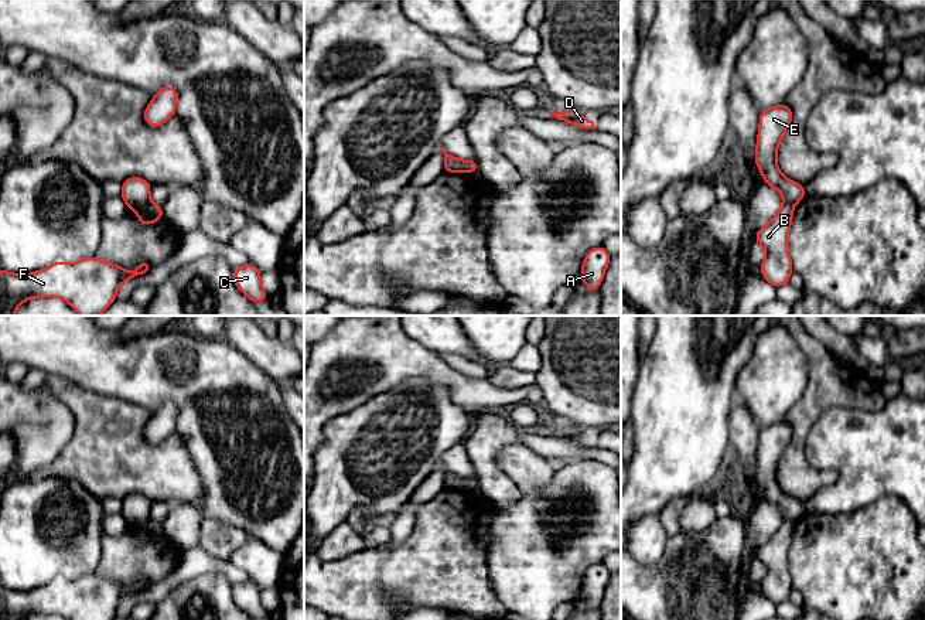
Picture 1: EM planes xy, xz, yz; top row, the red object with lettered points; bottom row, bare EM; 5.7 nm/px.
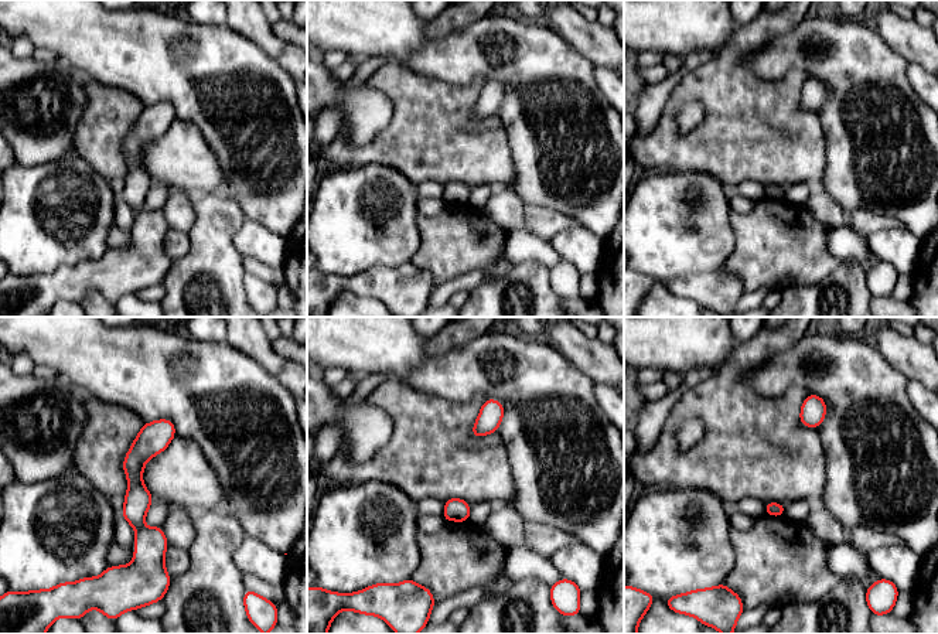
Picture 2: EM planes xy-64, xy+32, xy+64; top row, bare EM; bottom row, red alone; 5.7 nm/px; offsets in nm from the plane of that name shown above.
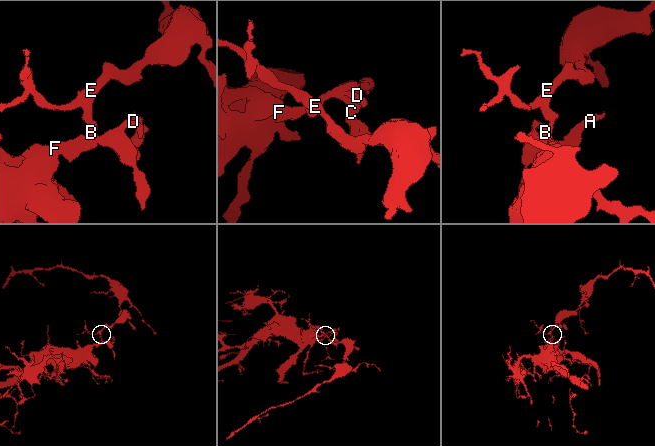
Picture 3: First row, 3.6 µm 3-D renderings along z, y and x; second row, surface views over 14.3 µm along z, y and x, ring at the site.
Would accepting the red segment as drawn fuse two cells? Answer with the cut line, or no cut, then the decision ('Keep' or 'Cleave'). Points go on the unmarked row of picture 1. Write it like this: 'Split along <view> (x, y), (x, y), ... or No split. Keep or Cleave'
Split along xy (149, 518), (137, 527). Cleave

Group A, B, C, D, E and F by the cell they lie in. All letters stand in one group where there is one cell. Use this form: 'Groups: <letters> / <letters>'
Groups: A B C D F / E

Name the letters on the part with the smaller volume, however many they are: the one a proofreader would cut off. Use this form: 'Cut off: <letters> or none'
Cut off: E

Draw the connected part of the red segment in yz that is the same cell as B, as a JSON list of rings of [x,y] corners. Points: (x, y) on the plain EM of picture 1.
[[[782,522],[775,534],[755,551],[755,559],[767,566],[767,575],[760,582],[761,593],[774,604],[789,599],[793,589],[788,570],[788,552],[792,542],[793,522]]]

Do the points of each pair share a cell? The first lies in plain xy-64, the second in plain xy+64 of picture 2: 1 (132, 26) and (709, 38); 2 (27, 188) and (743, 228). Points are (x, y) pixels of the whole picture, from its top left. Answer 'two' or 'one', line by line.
1: one
2: two

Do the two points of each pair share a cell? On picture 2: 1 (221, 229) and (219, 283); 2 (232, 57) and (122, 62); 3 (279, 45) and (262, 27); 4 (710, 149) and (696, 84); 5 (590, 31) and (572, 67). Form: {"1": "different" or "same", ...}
{"1": "same", "2": "same", "3": "same", "4": "same", "5": "different"}

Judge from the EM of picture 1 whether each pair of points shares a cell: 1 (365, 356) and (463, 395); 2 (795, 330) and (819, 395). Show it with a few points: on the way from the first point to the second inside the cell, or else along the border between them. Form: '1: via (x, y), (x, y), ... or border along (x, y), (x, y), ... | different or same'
1: via (389, 356), (427, 364), (439, 372) | same
2: via (811, 346), (819, 358), (819, 380) | same

